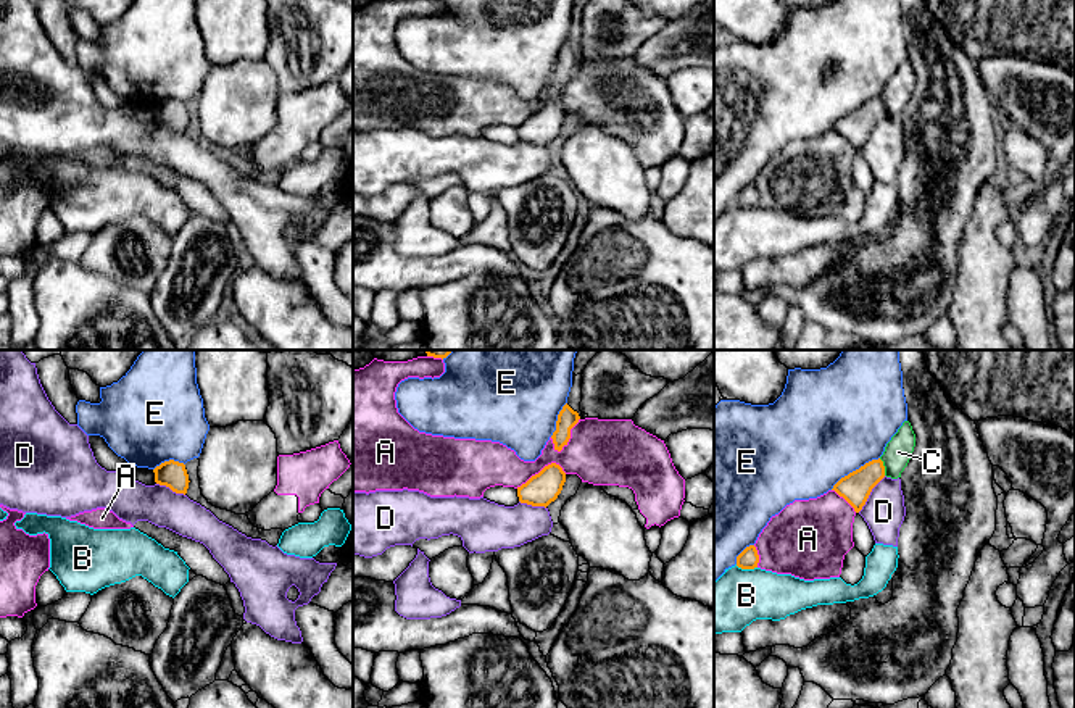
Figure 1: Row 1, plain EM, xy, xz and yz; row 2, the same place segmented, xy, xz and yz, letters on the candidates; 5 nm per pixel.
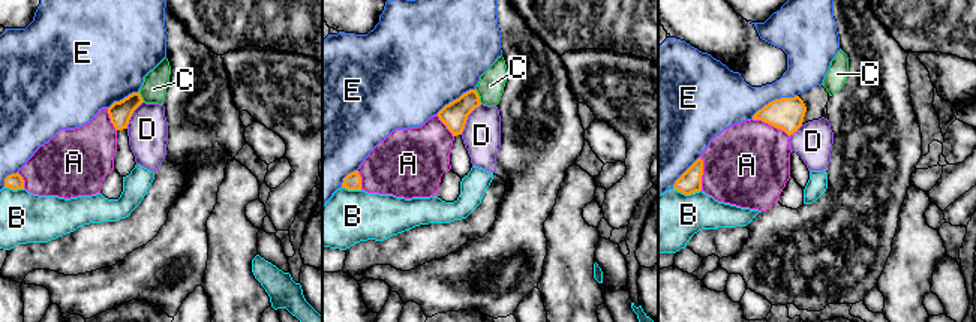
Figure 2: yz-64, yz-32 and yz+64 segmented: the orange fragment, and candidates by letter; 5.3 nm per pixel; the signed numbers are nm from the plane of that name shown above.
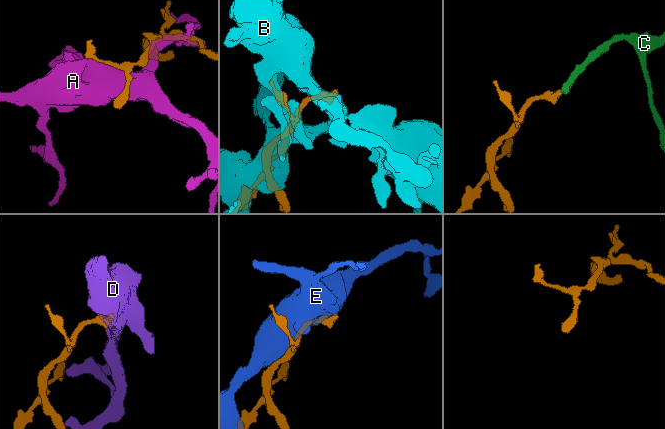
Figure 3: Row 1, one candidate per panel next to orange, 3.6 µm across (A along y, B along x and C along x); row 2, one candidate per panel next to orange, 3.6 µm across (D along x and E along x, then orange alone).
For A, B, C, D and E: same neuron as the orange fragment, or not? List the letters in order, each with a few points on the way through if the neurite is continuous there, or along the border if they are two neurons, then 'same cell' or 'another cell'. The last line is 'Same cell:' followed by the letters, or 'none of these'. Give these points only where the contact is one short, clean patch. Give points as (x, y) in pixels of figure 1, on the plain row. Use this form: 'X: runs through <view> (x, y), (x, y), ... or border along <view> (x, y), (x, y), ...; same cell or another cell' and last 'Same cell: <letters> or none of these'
A: another cell
B: another cell
C: border along yz (879, 97), (885, 113); another cell
D: another cell
E: another cell
Same cell: none of these

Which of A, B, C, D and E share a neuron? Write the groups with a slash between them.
A / B / C / D / E

